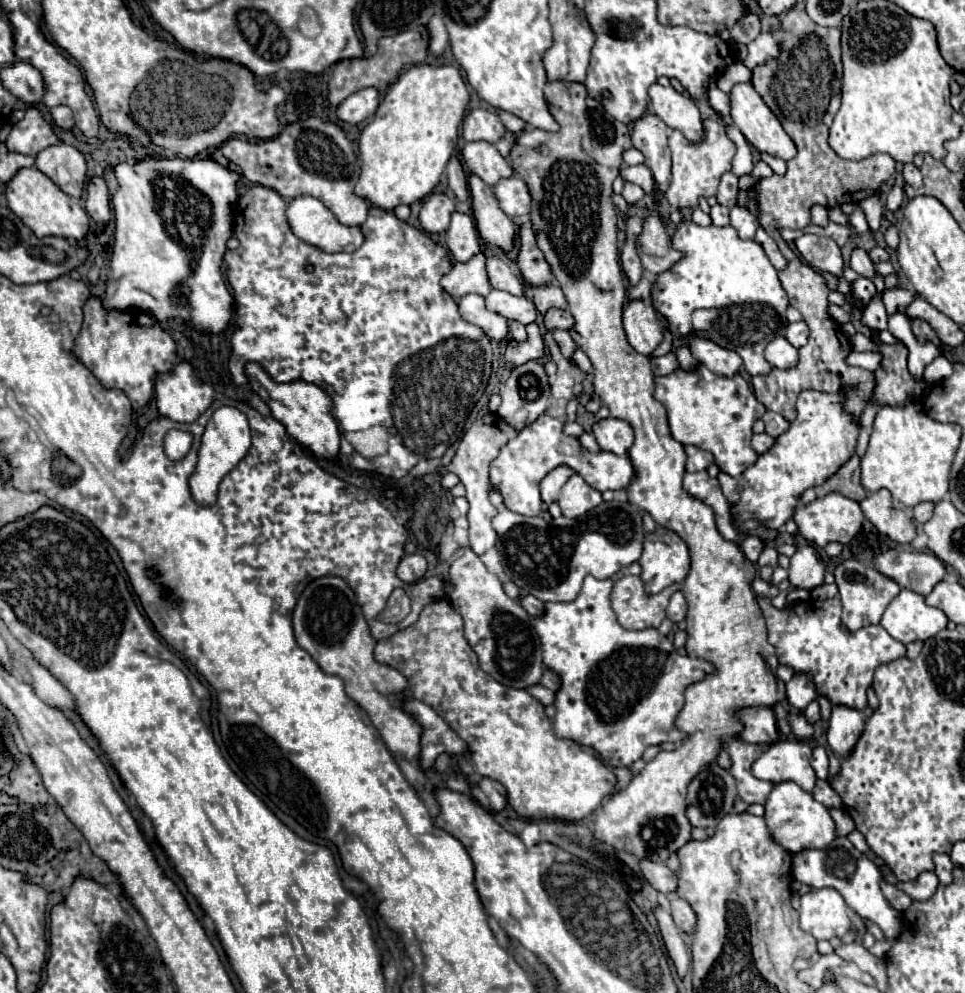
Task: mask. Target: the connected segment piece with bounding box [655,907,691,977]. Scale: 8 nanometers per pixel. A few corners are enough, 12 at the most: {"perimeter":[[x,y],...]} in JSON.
{"perimeter":[[657,907],[655,917],[677,975],[685,977],[691,953],[671,915]]}

